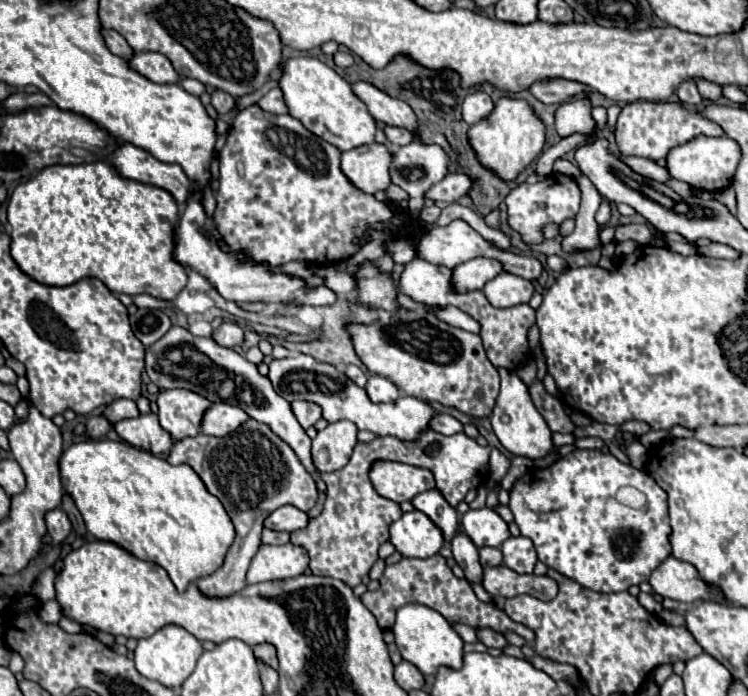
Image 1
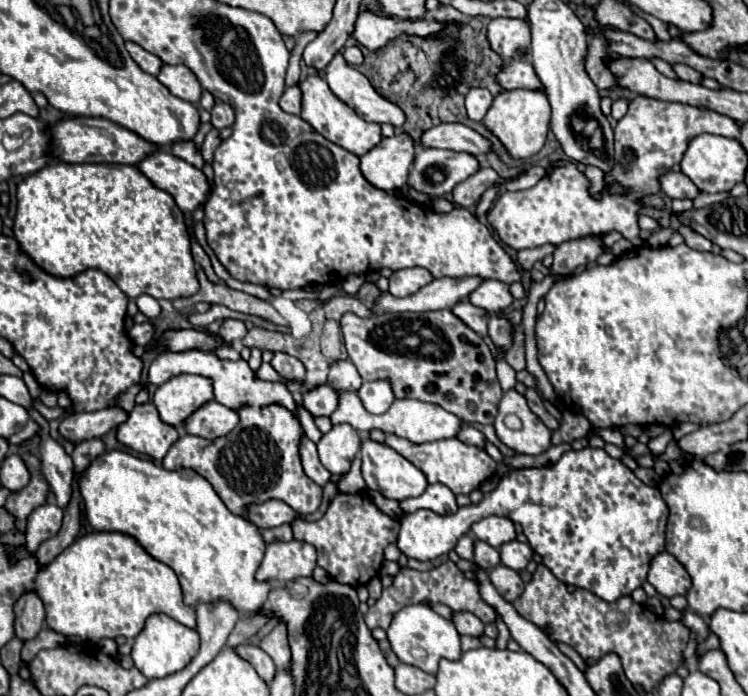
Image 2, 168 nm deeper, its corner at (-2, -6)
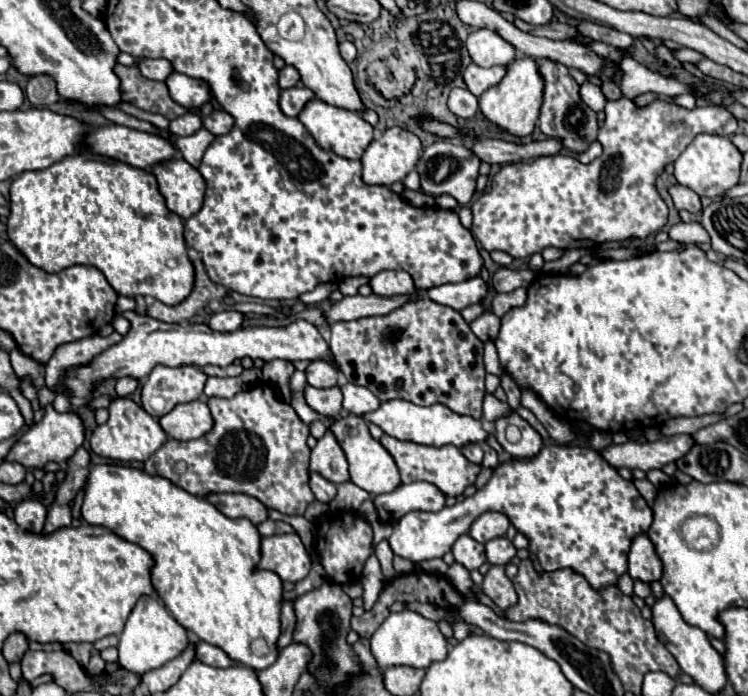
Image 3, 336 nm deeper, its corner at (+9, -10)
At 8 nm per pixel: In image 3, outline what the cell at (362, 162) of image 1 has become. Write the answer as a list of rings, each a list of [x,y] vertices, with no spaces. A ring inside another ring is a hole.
[[[399,126],[385,130],[369,144],[361,158],[363,180],[379,186],[391,186],[393,182],[403,180],[417,166],[421,148],[423,146],[413,132]]]

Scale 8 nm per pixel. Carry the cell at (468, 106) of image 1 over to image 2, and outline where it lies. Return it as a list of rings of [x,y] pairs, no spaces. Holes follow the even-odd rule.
[[[472,88],[468,94],[466,94],[466,110],[468,110],[468,118],[474,120],[474,122],[480,122],[486,112],[490,110],[492,106],[492,94],[484,88]]]

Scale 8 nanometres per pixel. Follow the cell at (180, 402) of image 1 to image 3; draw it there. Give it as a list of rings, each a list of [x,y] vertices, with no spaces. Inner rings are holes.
[[[155,366],[143,382],[143,408],[153,416],[161,418],[173,406],[197,400],[203,394],[207,374],[197,366]]]

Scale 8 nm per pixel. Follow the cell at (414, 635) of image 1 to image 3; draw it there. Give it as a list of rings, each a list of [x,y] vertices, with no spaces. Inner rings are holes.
[[[401,610],[401,612],[389,614],[385,618],[385,622],[377,628],[377,632],[371,636],[371,652],[373,652],[379,668],[391,668],[391,666],[427,668],[431,662],[445,660],[447,640],[441,634],[437,622],[427,620],[417,612]]]

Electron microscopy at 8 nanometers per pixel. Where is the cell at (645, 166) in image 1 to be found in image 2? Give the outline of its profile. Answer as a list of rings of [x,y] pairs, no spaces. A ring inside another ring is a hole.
[[[672,170],[664,172],[664,176],[660,176],[660,186],[662,186],[662,192],[670,198],[692,198],[694,200],[698,194],[698,188],[682,172],[672,172]]]

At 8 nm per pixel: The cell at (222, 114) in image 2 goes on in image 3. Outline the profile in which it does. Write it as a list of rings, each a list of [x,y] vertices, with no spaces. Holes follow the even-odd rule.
[[[215,110],[213,114],[209,114],[209,116],[203,118],[203,126],[205,126],[211,134],[221,136],[221,134],[231,132],[231,128],[233,128],[233,116],[229,116],[229,114],[223,112],[223,110]]]

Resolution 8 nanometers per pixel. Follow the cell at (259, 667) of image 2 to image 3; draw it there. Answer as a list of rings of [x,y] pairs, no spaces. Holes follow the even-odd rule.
[[[195,642],[195,660],[207,666],[217,666],[217,668],[229,668],[235,664],[221,648],[211,646],[207,642]]]

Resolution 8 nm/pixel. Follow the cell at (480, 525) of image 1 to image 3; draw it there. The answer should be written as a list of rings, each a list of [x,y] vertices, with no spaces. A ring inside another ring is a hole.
[[[485,512],[485,514],[481,514],[481,516],[473,522],[469,534],[471,534],[477,542],[485,544],[485,542],[489,542],[489,540],[493,540],[493,538],[505,536],[509,524],[511,524],[511,522],[509,522],[509,518],[507,518],[505,514],[501,514],[501,512]]]

